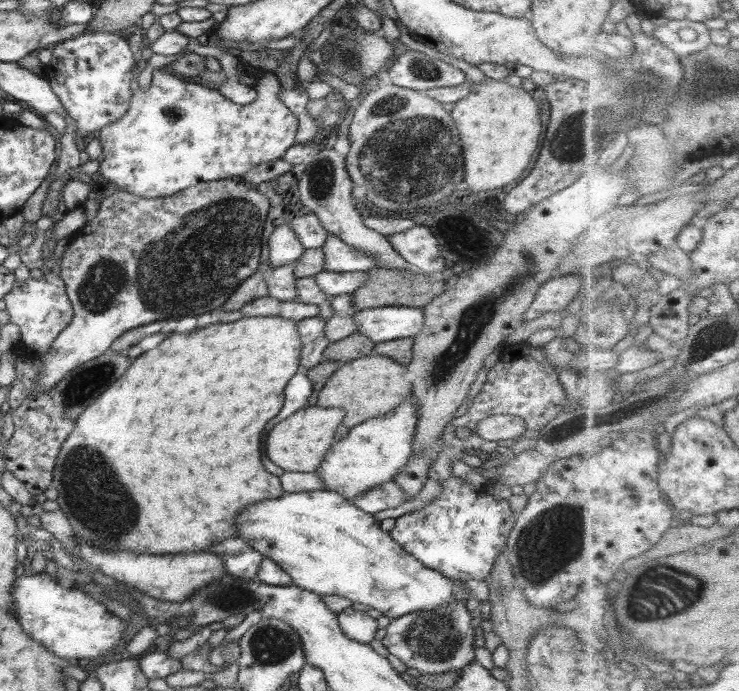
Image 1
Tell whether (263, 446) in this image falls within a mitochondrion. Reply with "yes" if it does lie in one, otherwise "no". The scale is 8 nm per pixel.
no

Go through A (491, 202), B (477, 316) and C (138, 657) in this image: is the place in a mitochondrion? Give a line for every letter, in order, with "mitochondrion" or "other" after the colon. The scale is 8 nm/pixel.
A: other
B: mitochondrion
C: other

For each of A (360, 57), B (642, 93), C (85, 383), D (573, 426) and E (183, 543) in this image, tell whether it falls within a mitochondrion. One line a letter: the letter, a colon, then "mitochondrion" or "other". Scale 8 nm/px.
A: mitochondrion
B: mitochondrion
C: mitochondrion
D: other
E: other

